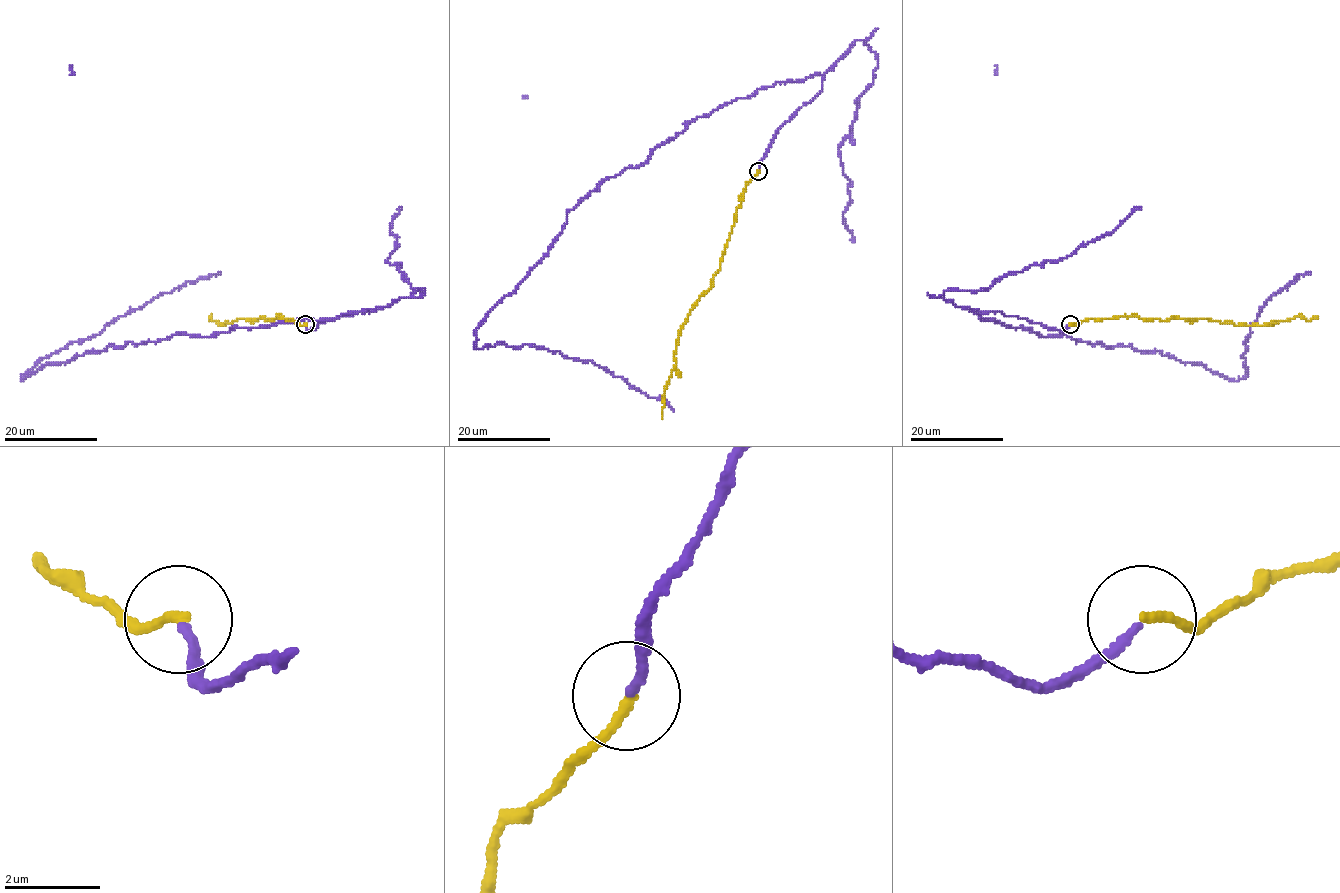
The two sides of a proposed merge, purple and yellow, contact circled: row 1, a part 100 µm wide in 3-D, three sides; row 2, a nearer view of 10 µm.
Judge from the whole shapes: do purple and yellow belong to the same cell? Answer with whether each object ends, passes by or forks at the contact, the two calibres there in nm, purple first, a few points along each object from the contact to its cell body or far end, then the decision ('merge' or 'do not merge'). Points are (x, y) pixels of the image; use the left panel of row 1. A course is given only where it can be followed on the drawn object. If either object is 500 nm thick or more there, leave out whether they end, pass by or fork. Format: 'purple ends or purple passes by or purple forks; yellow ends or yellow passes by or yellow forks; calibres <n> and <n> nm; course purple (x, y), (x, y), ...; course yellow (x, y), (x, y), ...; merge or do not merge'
purple ends; yellow ends; calibres 170 and 200 nm; course purple (305, 325), (308, 330), (368, 310), (110, 346), (47, 363), (23, 380), (41, 359), (162, 293), (220, 274); course yellow (305, 325), (277, 314), (273, 319), (238, 319), (224, 325), (219, 325), (211, 315), (209, 320), (209, 317); merge

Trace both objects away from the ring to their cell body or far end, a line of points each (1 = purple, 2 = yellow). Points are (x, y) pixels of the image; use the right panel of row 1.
1: (1070, 325), (973, 310), (1231, 380), (1248, 372), (1244, 342), (1260, 310), (1310, 274)
2: (1070, 325), (1136, 314), (1143, 319), (1174, 317), (1236, 325), (1273, 325), (1302, 315), (1311, 320), (1317, 317)

